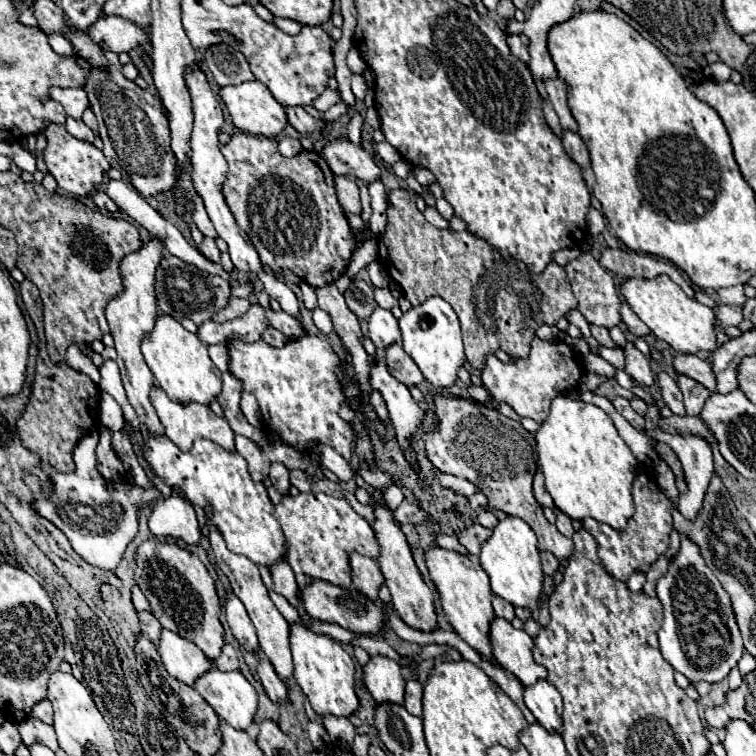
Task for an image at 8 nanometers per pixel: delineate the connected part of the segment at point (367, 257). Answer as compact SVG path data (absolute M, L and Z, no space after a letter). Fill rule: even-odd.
M367 240L367 242L363 242L363 246L359 250L353 252L353 258L351 258L345 274L349 278L353 278L361 268L371 264L373 260L377 260L377 242L375 240Z

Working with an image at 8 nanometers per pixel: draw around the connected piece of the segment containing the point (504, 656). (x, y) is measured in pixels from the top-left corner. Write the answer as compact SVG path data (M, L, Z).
M495 618L489 628L489 642L493 658L511 674L515 674L523 686L535 684L545 678L547 672L533 660L533 638L525 630L517 630L511 622Z

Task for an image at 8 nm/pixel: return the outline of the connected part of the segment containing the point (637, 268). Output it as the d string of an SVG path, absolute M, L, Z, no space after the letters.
M607 248L601 258L599 264L605 270L617 272L623 278L655 278L659 274L667 274L675 284L679 284L683 288L683 292L695 300L695 292L691 288L691 284L681 276L681 272L673 266L673 264L665 264L655 260L653 256L645 256L633 250L621 250L621 248Z

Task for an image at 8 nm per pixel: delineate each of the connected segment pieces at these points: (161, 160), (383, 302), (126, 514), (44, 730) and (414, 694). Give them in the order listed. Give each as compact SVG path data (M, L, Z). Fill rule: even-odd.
M107 52L107 66L105 70L91 68L83 90L87 92L91 110L95 112L97 120L105 124L107 134L111 138L113 148L103 150L111 168L119 170L141 196L151 196L159 192L167 192L173 188L177 196L177 204L183 202L181 192L177 190L175 178L175 160L173 152L169 152L169 128L163 114L163 106L159 98L155 98L149 90L139 88L133 80L123 76L123 64L119 62L117 54Z
M377 288L377 290L375 290L375 302L377 302L381 308L387 308L387 310L391 310L393 306L399 304L397 298L395 298L389 290L383 290L383 288Z
M93 430L81 438L77 444L77 468L71 474L53 474L53 492L47 498L39 498L33 502L37 512L51 520L57 528L65 532L73 550L93 566L113 570L129 546L129 542L137 534L137 512L147 502L157 500L159 490L149 488L143 490L129 480L123 482L107 482L95 466L95 448L99 442L99 432ZM137 492L141 492L141 500L137 504ZM85 506L85 512L83 512Z
M27 718L23 722L17 724L19 728L19 734L21 734L21 740L27 748L31 748L33 744L45 744L47 748L51 748L53 752L59 750L59 744L57 744L57 738L55 738L55 730L53 726L47 726L43 724L41 720L35 720L35 718Z
M409 680L407 682L407 690L405 690L405 708L409 714L413 716L423 716L423 704L421 704L421 696L423 696L423 688L419 682Z

